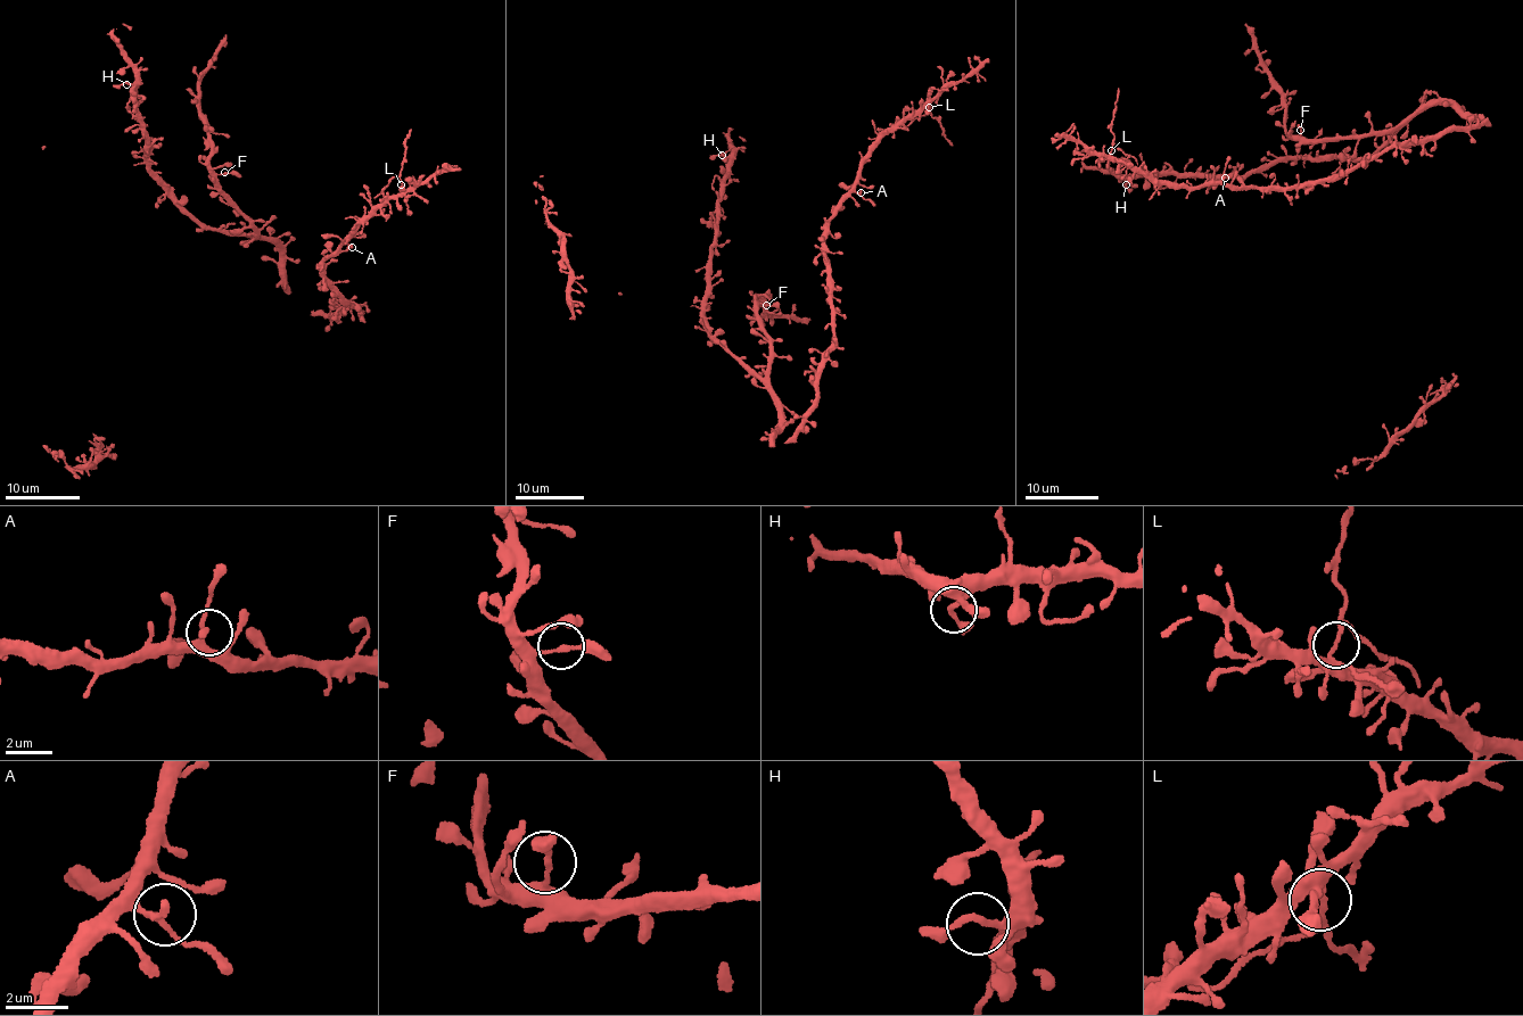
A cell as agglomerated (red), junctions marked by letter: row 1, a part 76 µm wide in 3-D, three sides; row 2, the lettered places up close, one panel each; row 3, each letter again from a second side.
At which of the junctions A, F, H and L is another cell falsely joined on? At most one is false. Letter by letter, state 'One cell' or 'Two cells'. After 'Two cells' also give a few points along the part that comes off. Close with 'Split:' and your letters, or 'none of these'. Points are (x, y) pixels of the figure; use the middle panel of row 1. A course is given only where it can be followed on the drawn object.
A: One cell
F: One cell
H: One cell
L: Two cells. Course of the part to remove: (929, 107), (952, 146)
Split: L

